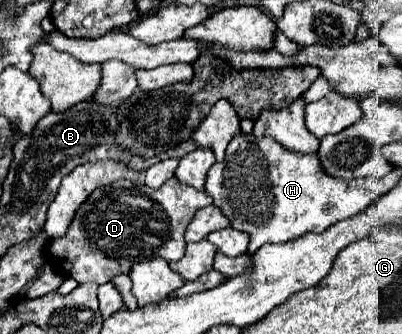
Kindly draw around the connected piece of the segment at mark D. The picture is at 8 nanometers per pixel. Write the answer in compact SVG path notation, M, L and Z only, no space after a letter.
M170 178L158 190L144 184L132 184L118 180L110 186L102 186L76 212L68 234L48 244L48 256L52 266L82 282L106 284L118 274L130 274L132 264L138 260L164 258L176 262L184 256L184 230L194 218L196 210L212 204L206 192L198 192L192 186L182 184L178 178Z

